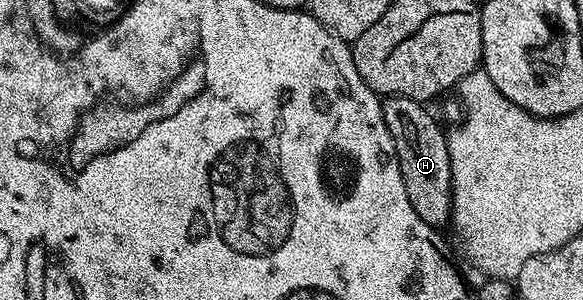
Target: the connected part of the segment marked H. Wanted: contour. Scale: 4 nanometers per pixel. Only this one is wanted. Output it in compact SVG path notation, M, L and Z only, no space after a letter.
M393 94L384 97L382 104L383 119L395 141L401 180L405 184L405 192L409 192L409 204L413 204L413 212L417 212L417 216L421 216L421 220L433 228L446 227L451 220L451 165L445 130L439 127L438 120L427 111L428 107L417 100Z

